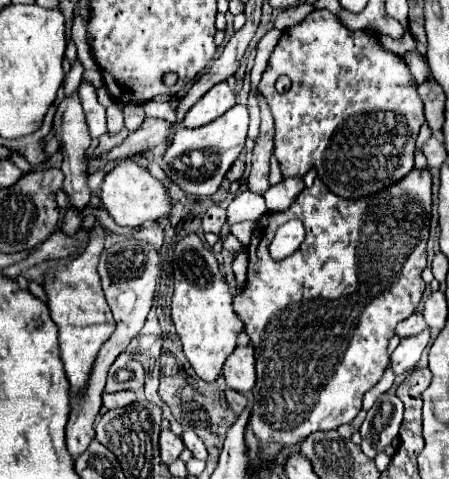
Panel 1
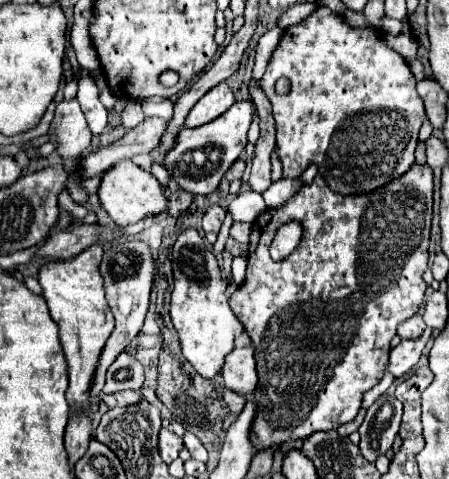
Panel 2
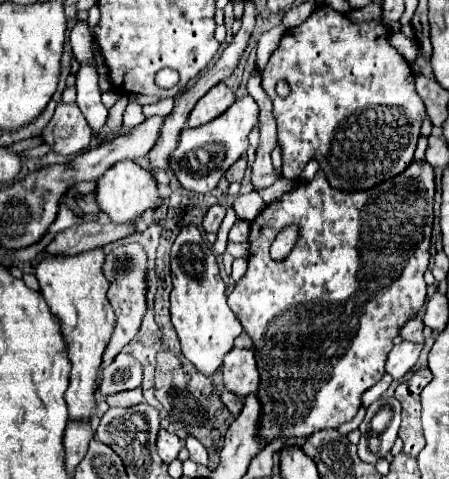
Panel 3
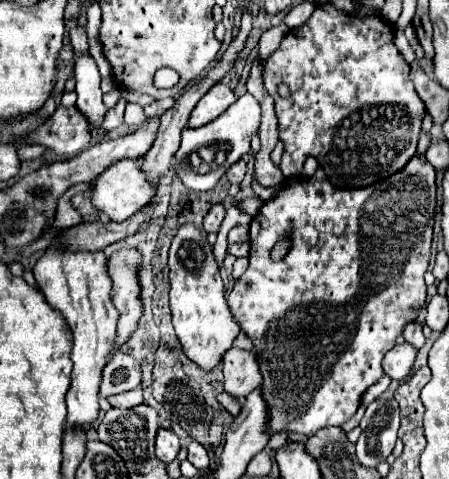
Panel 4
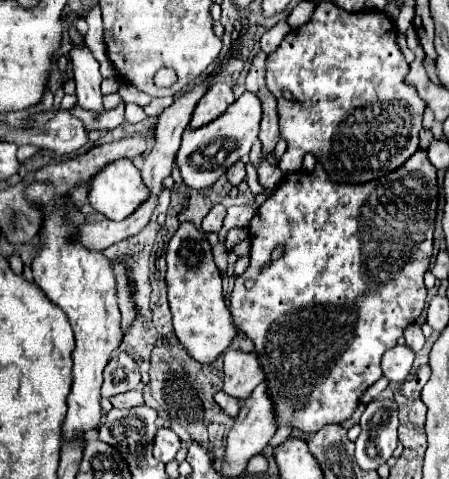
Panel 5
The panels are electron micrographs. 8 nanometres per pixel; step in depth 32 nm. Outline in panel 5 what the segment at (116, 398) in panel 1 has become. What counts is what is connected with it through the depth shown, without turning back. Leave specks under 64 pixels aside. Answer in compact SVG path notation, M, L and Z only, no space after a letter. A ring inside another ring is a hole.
M130 390L114 396L110 402L114 408L134 408L134 406L142 406L144 398L142 398L142 390Z

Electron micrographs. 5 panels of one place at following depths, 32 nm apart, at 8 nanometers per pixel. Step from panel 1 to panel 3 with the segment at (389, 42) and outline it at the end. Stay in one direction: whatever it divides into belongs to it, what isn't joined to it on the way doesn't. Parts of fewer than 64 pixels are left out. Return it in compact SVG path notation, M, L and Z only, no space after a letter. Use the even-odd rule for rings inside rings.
M401 31L390 34L390 44L394 46L406 61L415 61L418 50L416 43L407 38Z

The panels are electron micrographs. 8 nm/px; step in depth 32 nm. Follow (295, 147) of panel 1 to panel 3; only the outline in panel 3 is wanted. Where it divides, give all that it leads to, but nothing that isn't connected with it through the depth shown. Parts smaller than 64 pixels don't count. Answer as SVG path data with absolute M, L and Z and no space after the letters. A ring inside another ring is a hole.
M328 4L316 8L304 24L290 28L284 34L280 46L274 50L262 72L262 86L274 102L284 178L298 178L306 162L314 158L332 188L346 192L368 190L378 182L400 174L414 160L426 110L414 90L410 64L388 38L390 30L384 24L376 24L376 20L352 22L346 14L336 12ZM280 80L290 84L290 94L286 98L280 98L274 90Z

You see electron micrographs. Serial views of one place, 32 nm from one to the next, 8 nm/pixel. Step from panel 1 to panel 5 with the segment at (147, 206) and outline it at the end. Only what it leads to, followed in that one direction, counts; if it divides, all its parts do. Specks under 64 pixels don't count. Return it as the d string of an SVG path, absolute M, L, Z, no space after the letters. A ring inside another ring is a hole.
M128 158L106 164L96 176L92 176L88 188L90 206L108 220L124 220L146 198L148 188Z

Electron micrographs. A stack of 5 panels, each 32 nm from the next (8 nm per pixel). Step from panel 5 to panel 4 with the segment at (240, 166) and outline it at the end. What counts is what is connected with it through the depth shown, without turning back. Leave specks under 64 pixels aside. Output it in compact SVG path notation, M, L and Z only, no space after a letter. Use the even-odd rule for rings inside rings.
M238 160L228 172L226 172L226 178L230 180L230 184L240 184L242 178L246 174L246 162L244 160Z

